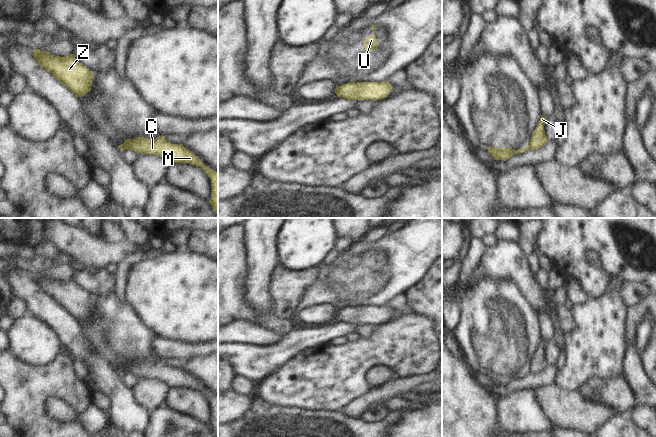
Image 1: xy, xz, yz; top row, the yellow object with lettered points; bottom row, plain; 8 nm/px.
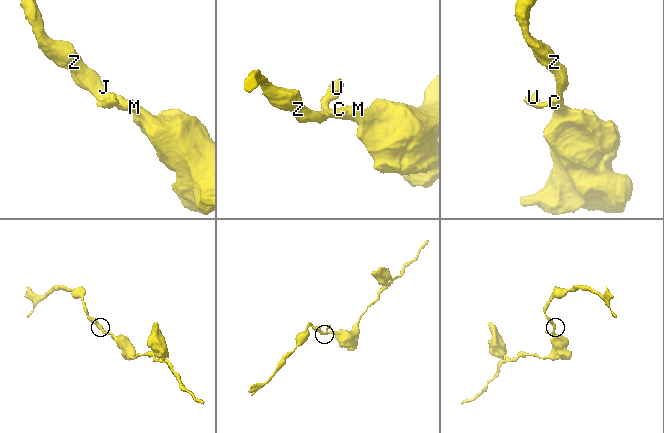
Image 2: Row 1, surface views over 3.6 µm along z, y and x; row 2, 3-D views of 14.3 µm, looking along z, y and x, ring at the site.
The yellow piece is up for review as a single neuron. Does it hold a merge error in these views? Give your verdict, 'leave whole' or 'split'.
split

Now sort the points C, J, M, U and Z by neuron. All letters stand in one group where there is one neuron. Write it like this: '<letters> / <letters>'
C J M Z / U

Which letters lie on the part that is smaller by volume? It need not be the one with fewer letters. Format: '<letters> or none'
U

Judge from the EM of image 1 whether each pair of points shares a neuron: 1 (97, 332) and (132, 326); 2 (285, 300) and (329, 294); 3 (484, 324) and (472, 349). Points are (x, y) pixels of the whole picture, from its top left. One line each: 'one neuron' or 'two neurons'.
1: one neuron
2: two neurons
3: one neuron

